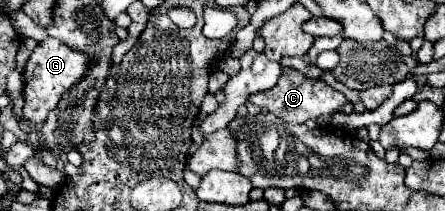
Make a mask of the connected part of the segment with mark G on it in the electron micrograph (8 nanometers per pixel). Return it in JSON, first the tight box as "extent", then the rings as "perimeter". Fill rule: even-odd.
{"extent":[23,37,87,125],"perimeter":[[[47,37],[45,41],[41,41],[33,49],[33,55],[27,61],[27,67],[23,73],[23,83],[25,83],[25,87],[23,87],[23,97],[25,97],[23,113],[25,113],[25,119],[35,123],[35,125],[41,125],[47,119],[47,113],[57,107],[63,93],[83,79],[83,75],[87,71],[85,61],[87,61],[87,57],[83,53],[69,49],[59,39]]]}

